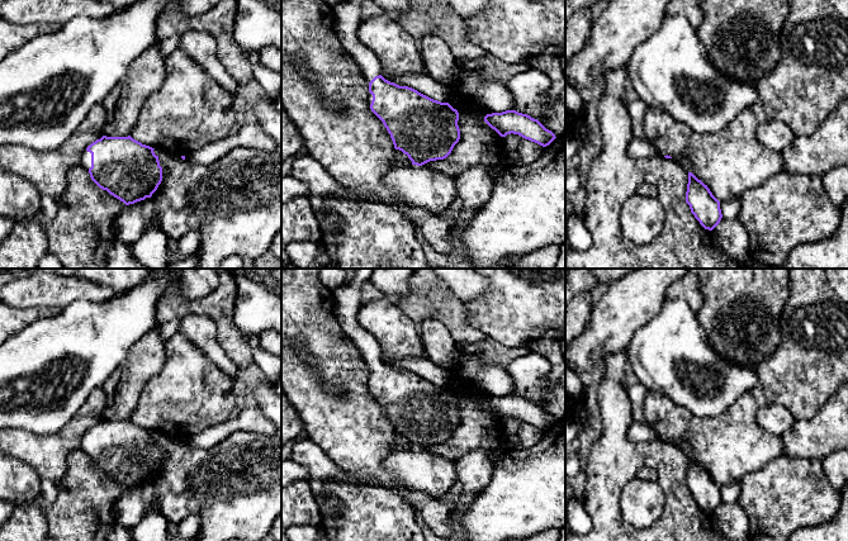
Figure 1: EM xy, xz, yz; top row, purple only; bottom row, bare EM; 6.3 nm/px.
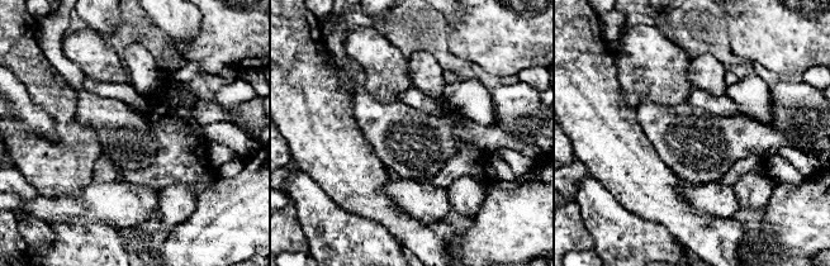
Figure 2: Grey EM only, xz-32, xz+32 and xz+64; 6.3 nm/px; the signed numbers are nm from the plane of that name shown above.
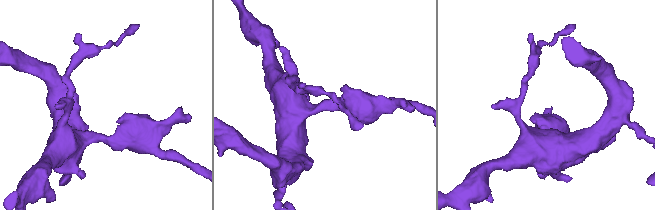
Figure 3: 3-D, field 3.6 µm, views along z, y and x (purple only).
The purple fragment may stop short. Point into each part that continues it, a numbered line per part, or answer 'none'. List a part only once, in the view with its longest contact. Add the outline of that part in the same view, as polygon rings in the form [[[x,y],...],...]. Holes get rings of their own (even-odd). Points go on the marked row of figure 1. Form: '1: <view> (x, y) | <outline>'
1: xy (85, 161) | [[[86,150],[84,151],[84,153],[81,156],[80,165],[82,167],[85,167],[86,170],[89,170],[91,167],[91,153],[87,152]]]

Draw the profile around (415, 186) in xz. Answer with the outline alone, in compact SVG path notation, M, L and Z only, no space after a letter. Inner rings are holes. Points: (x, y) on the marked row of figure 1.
M425 166L393 169L383 184L392 190L394 203L413 209L445 213L458 200L455 176Z

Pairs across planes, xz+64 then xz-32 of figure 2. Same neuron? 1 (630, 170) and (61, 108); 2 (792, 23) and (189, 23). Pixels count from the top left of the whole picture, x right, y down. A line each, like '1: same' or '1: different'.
1: same
2: different

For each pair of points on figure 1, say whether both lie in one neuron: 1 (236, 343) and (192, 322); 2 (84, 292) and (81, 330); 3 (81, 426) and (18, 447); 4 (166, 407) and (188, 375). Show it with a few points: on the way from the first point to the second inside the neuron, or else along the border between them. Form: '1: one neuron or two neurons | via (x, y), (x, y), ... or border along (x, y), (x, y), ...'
1: two neurons | border along (194, 313), (214, 323), (216, 338), (231, 359)
2: two neurons | border along (113, 298), (105, 302), (74, 300), (60, 309)
3: one neuron | via (66, 439), (56, 447), (33, 447)
4: one neuron | via (174, 399), (188, 383)

